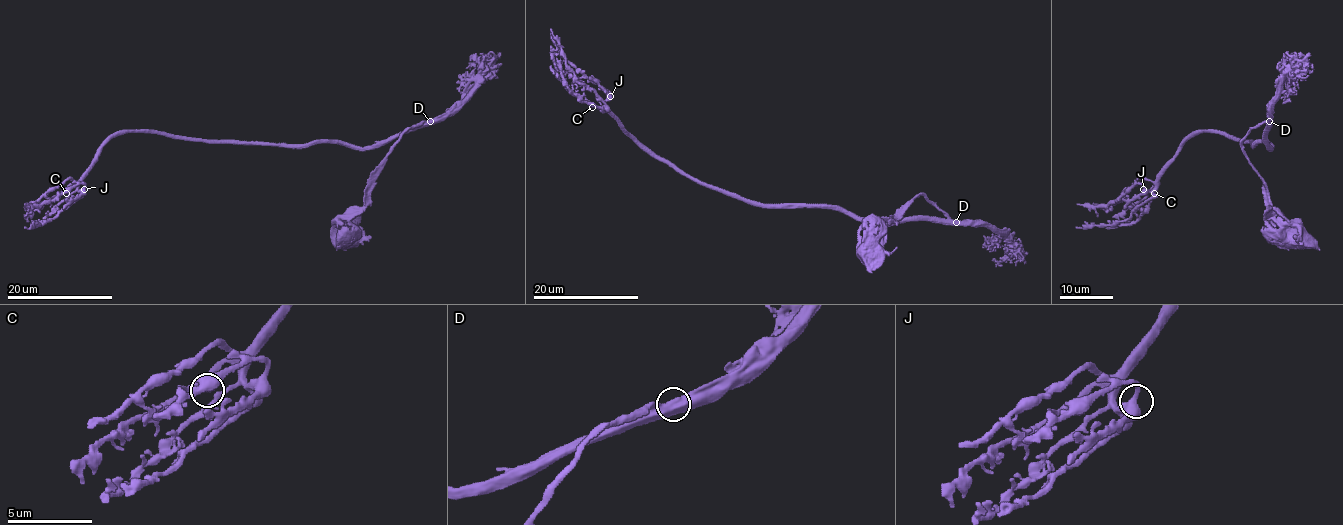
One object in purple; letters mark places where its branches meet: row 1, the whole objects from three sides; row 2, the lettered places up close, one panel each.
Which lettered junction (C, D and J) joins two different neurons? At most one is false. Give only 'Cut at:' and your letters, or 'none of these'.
Cut at: none of these

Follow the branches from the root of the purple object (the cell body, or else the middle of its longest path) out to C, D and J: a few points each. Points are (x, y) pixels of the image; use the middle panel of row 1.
C: (869, 254), (883, 223), (915, 196), (947, 217), (870, 221), (824, 207), (746, 203), (680, 174), (592, 107)
D: (869, 254), (882, 240), (883, 223), (915, 196), (924, 195), (956, 221)
J: (869, 254), (915, 196), (947, 217), (870, 221), (746, 203), (658, 159), (604, 108), (610, 96)

